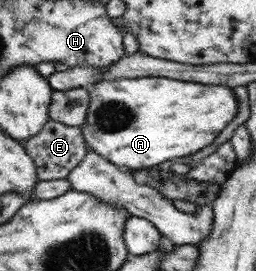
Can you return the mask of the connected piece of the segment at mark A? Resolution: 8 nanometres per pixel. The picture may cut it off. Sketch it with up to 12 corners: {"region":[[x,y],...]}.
{"region":[[96,81],[85,146],[142,169],[208,146],[232,87]]}

